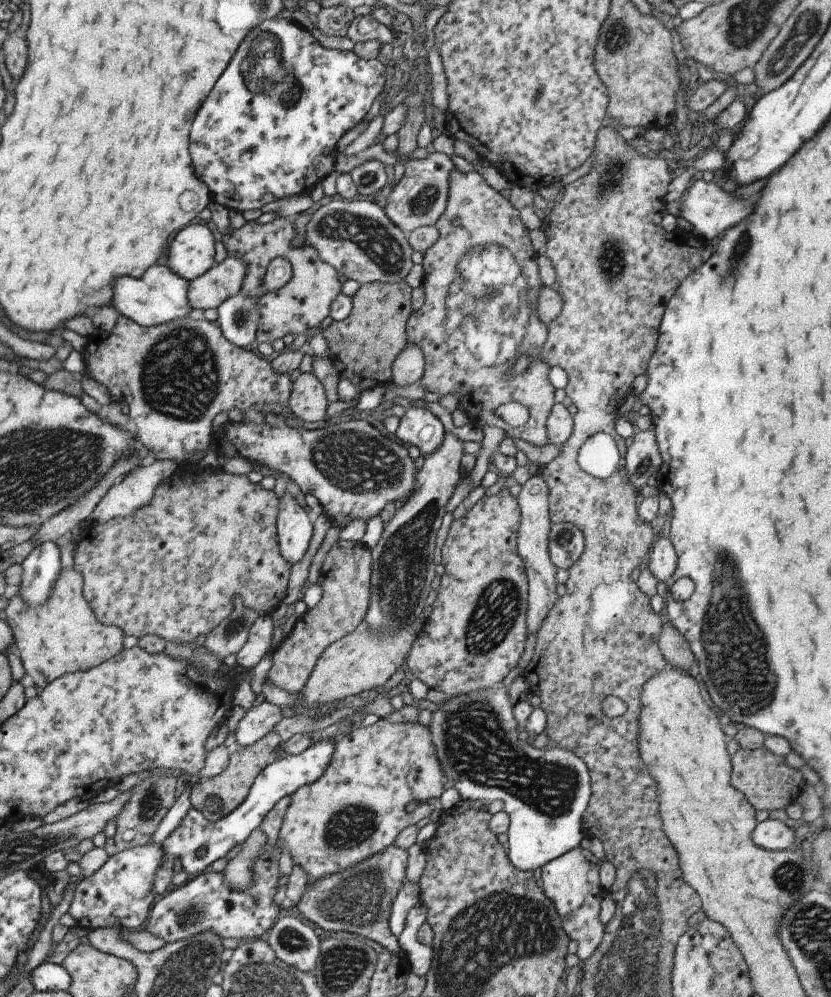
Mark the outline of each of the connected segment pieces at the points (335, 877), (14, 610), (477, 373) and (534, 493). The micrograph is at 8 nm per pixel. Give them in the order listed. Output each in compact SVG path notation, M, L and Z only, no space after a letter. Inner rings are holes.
M392 844L386 850L338 872L338 874L330 874L324 876L322 880L316 880L314 884L307 884L304 894L300 896L296 908L300 911L301 917L307 918L310 922L326 931L346 931L354 934L365 936L384 947L390 954L394 956L400 955L403 958L402 951L398 943L398 937L394 936L389 928L389 918L394 899L403 887L402 882L406 875L406 868L408 867L408 852L400 846Z
M62 568L54 582L50 598L42 608L35 609L34 606L22 602L20 594L17 593L8 600L8 606L2 612L4 620L12 630L16 652L22 659L27 680L39 690L66 674L95 668L124 649L126 634L119 627L102 625L96 619L88 600L84 598L83 584L84 578L80 573L74 569Z
M450 172L448 202L435 226L438 228L438 241L424 253L422 288L426 300L406 324L407 342L418 344L424 352L425 376L419 384L442 397L452 392L458 394L459 409L479 429L482 426L496 426L508 437L520 438L537 447L546 446L546 424L555 404L555 388L548 379L551 367L542 360L540 350L546 343L549 329L539 320L535 307L538 292L544 287L537 266L539 254L534 251L519 211L478 172ZM524 354L532 356L534 362L524 374L508 378L506 372L512 368L512 362L518 355ZM512 401L524 405L530 413L528 422L519 428L512 428L496 414L499 406Z
M541 475L531 477L517 497L518 508L520 508L520 528L518 528L517 550L524 562L526 575L529 583L528 590L528 635L537 634L548 616L548 610L554 606L559 596L556 594L556 570L557 567L550 560L548 552L548 538L553 523L550 521L550 504L548 501L548 484Z

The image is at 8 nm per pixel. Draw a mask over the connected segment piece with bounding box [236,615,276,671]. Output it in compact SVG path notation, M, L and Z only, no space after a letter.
M270 615L256 618L248 632L247 642L236 654L237 667L242 670L251 670L269 651L270 642L274 638L276 623Z

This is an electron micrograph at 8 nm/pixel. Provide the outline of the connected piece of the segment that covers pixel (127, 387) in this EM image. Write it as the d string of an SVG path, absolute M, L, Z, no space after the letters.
M122 315L112 330L94 329L88 339L83 352L88 376L106 386L110 395L119 396L122 403L126 402L130 407L138 443L152 452L154 461L168 460L179 465L191 461L190 456L196 452L206 452L214 436L213 420L220 412L238 408L246 413L252 406L262 408L265 404L288 408L294 378L274 372L272 364L255 349L230 344L217 323L207 322L201 317L188 316L168 324L144 327Z

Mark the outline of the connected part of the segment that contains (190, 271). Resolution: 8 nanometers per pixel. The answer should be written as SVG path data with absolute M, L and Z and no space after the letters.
M186 226L169 242L168 266L188 281L200 277L214 266L216 241L214 231L207 226Z

